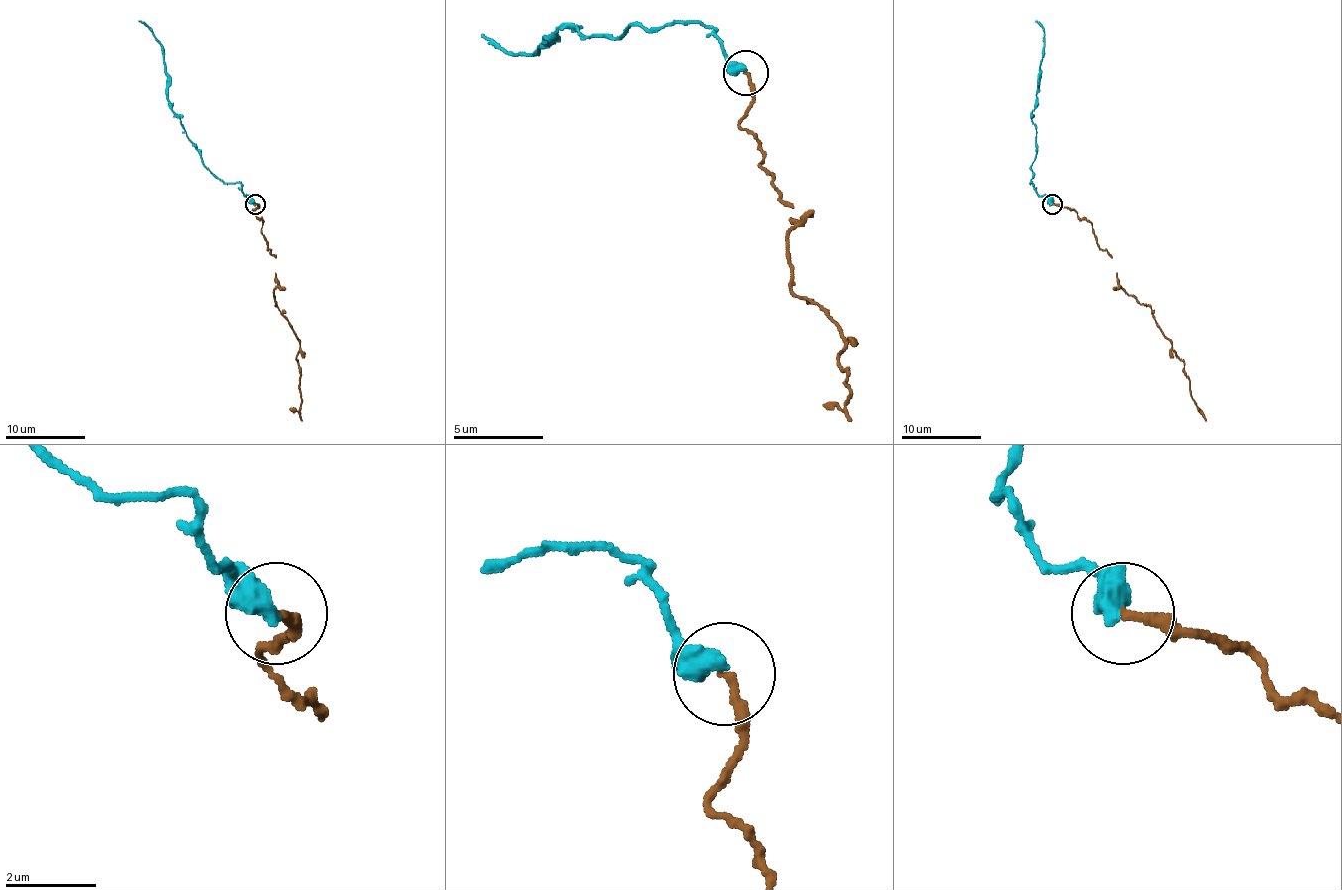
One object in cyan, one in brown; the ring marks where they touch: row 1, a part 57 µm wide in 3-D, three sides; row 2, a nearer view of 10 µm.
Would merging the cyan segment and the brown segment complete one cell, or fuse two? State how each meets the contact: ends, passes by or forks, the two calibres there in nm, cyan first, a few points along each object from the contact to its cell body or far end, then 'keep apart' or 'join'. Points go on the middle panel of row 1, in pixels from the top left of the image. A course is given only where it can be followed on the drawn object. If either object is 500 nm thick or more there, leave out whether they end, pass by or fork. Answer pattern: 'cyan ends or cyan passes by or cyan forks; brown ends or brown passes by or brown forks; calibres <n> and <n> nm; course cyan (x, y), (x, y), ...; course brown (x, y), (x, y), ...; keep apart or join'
calibres 550 and 200 nm; course cyan (746, 71), (724, 58), (710, 26), (670, 22), (611, 35), (575, 26), (534, 53), (502, 53), (480, 35); course brown (746, 71), (742, 121), (796, 225), (792, 288), (846, 343), (837, 365), (850, 419); join

